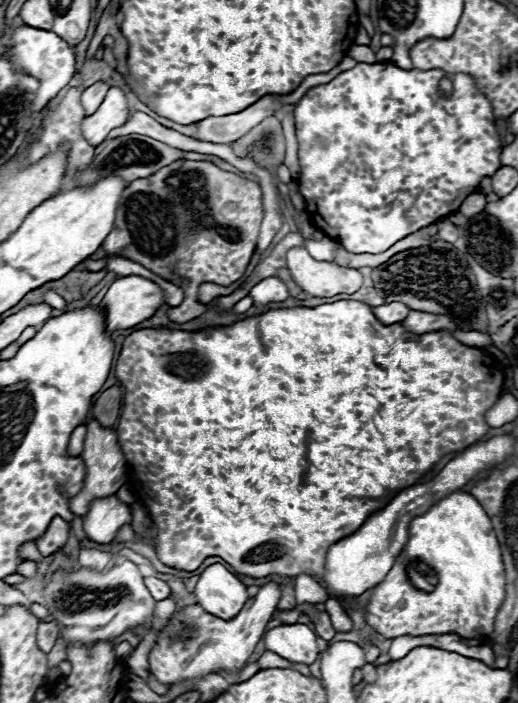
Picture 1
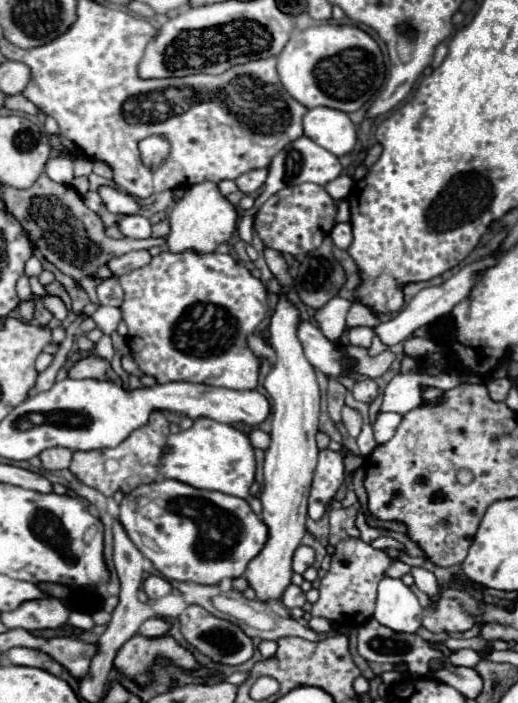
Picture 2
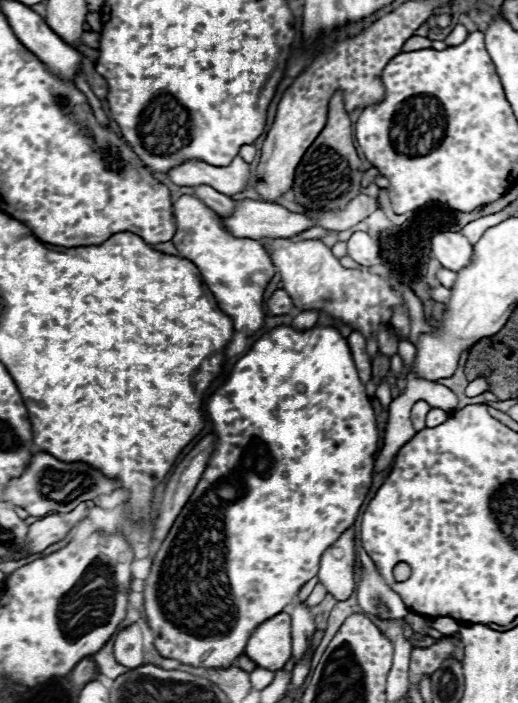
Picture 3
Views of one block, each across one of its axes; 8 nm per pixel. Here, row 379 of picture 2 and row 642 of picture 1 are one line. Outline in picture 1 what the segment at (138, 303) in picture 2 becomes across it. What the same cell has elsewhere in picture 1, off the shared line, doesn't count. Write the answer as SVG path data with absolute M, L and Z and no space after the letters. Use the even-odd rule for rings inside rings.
M264 584L260 586L260 592L254 598L248 598L246 606L236 614L232 620L220 620L198 604L190 604L182 610L178 610L170 624L156 636L156 644L150 650L148 664L150 674L166 686L174 686L180 682L196 680L206 674L218 674L218 672L238 672L246 666L246 660L252 656L258 640L264 634L264 628L268 620L272 618L272 612L276 610L276 604L280 600L280 586L278 584ZM178 634L184 634L186 638L176 638Z

